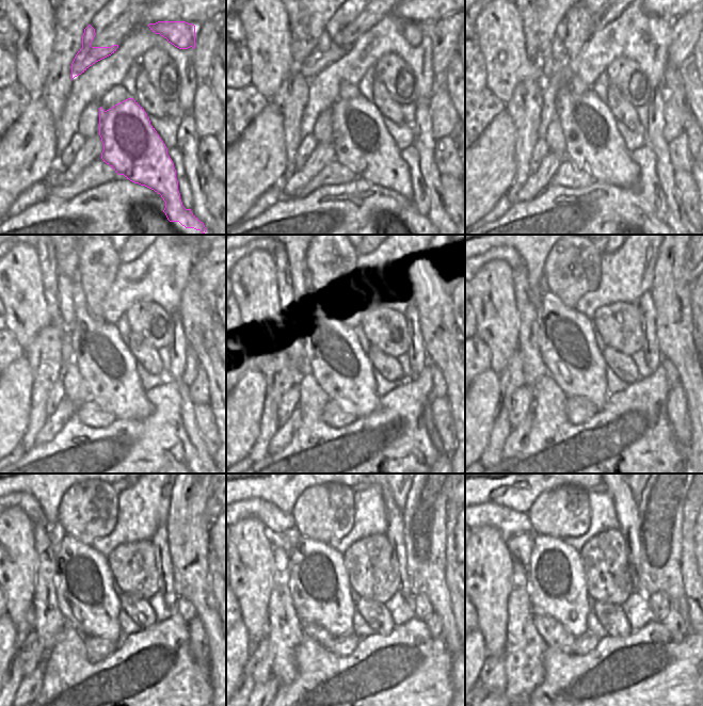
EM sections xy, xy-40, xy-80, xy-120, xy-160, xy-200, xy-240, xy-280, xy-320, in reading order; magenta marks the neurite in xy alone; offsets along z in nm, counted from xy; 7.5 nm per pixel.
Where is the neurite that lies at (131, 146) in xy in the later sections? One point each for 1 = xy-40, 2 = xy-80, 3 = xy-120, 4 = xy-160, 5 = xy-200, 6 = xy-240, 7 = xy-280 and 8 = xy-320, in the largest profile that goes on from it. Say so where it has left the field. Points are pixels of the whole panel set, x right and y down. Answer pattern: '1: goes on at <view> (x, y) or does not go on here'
1: goes on at xy-40 (362, 143)
2: goes on at xy-80 (593, 143)
3: goes on at xy-120 (104, 359)
4: goes on at xy-160 (337, 360)
5: goes on at xy-200 (566, 343)
6: goes on at xy-240 (85, 595)
7: goes on at xy-280 (320, 590)
8: goes on at xy-320 (556, 576)

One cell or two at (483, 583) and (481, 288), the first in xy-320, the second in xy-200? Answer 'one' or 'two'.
one

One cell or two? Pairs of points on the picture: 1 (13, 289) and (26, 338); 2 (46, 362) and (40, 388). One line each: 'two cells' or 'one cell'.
1: one cell
2: one cell

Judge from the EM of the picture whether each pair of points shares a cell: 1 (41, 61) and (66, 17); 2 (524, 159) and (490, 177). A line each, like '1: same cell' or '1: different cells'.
1: different cells
2: different cells

